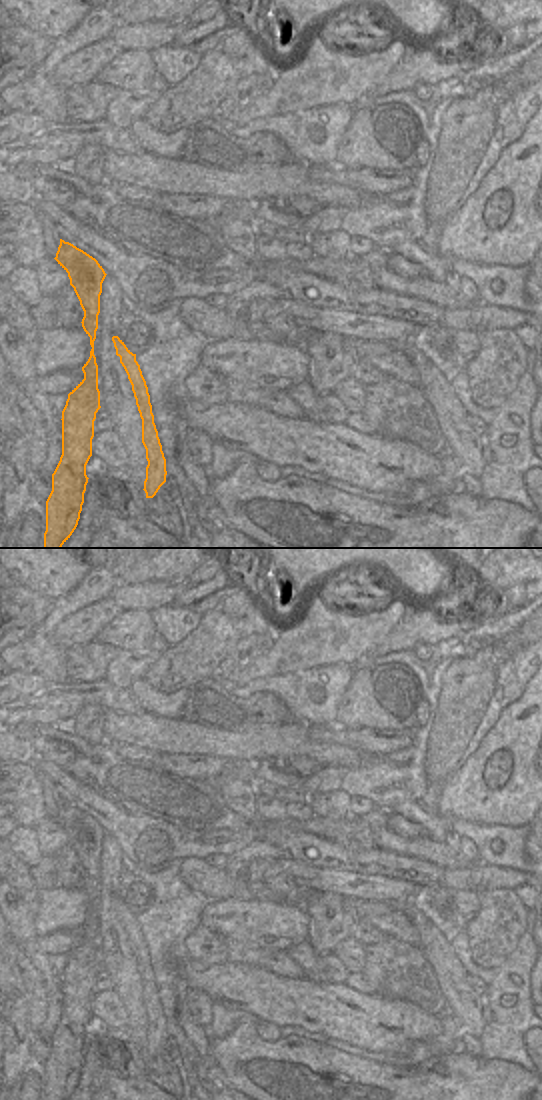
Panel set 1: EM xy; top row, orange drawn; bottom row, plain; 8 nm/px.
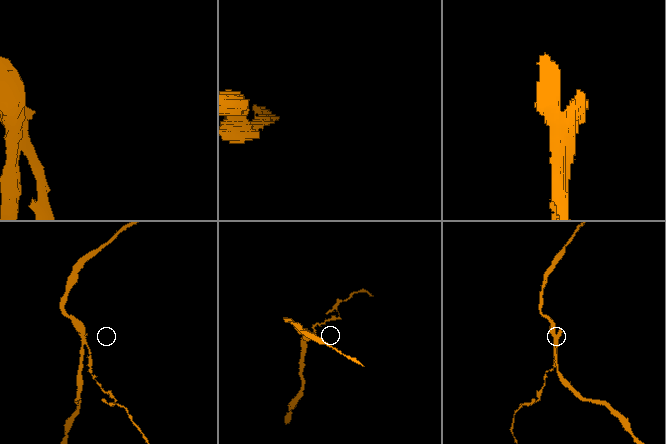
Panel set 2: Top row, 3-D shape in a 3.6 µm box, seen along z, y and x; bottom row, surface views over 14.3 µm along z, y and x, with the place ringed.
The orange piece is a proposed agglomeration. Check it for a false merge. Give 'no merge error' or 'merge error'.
merge error

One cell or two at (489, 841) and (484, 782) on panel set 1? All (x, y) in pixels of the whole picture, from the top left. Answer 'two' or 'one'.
two

